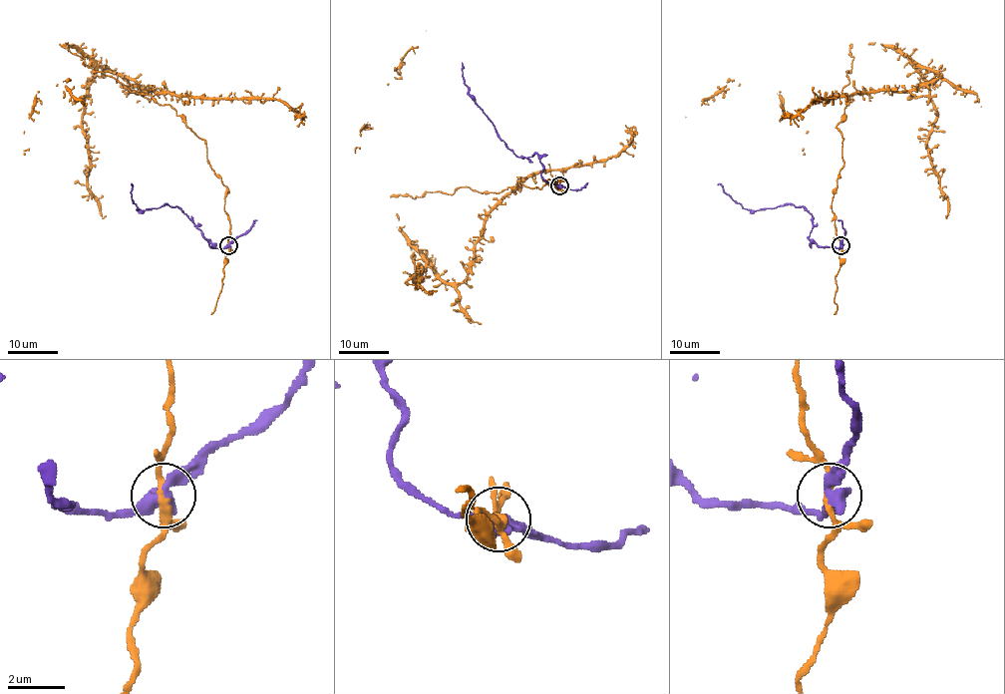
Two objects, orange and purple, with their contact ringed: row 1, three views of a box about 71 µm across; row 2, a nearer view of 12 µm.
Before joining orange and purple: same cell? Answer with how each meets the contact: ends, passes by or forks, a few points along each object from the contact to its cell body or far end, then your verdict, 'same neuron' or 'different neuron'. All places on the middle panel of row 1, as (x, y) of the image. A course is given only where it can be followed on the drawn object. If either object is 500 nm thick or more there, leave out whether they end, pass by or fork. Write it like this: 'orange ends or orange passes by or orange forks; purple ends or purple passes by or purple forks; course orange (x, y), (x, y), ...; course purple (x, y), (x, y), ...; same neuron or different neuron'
orange passes by; purple passes by; course orange (560, 184), (504, 188), (468, 274), (457, 283), (427, 267), (414, 278), (437, 290); course purple (560, 184), (549, 183), (544, 178), (542, 164), (536, 154), (521, 158), (507, 148), (468, 93), (462, 62); different neuron

